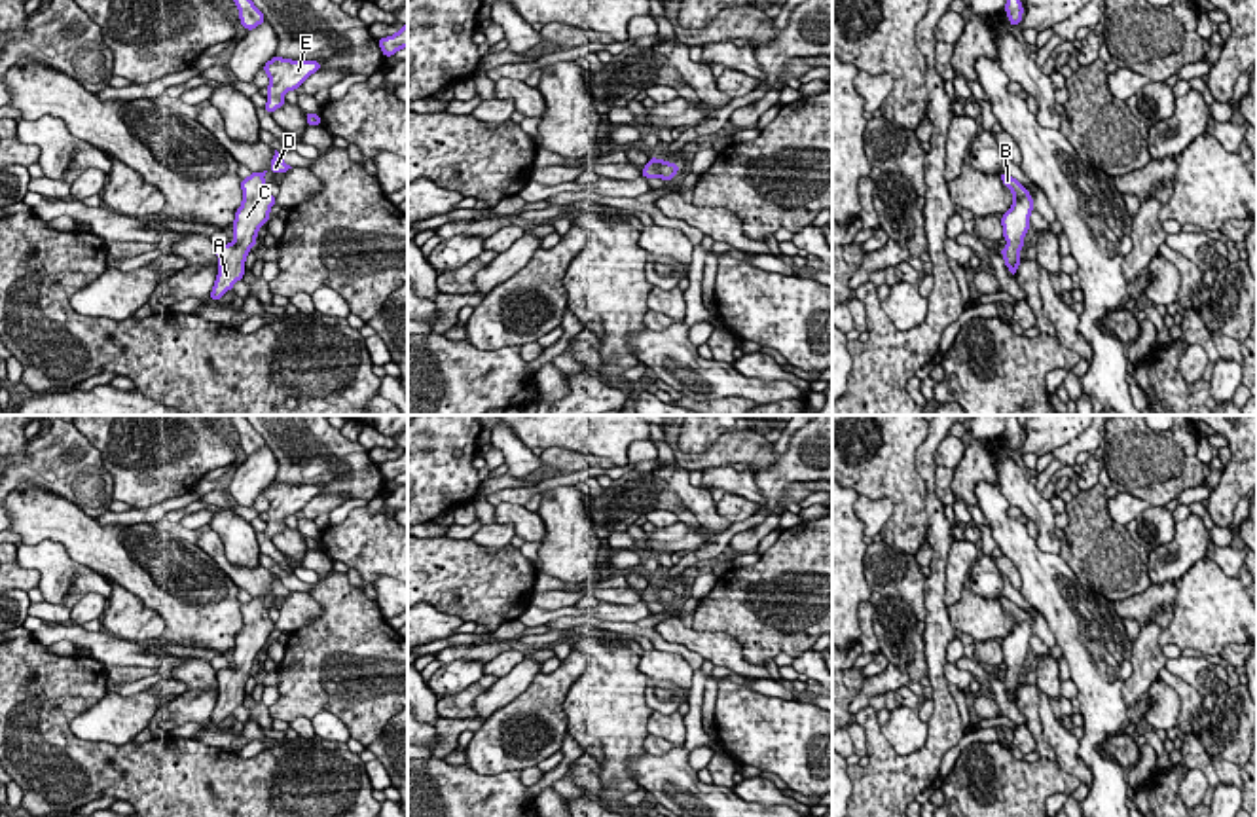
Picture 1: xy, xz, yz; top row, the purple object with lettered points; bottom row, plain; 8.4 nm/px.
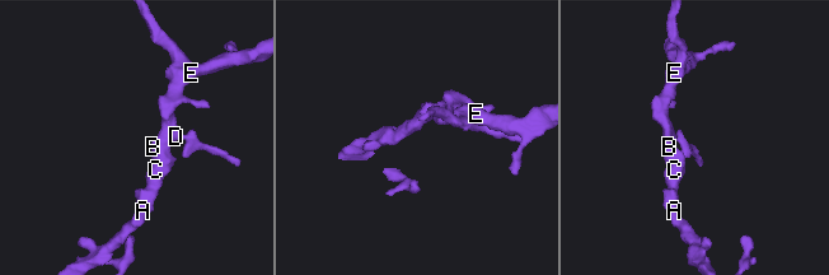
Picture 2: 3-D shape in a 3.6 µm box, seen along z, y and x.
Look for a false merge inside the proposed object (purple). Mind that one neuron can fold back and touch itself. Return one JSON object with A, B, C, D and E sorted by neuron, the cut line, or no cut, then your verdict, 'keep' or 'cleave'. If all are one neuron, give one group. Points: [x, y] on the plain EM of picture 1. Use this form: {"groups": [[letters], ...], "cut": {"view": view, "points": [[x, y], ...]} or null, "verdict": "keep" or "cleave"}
{"groups": [["A", "B", "C", "D", "E"]], "cut": null, "verdict": "keep"}

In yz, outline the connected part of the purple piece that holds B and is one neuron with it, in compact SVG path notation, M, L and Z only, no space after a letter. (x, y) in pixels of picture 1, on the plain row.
M999 597L1003 608L1014 620L1012 631L1003 639L1003 662L1007 663L1007 671L1001 673L1005 692L1011 694L1011 701L1016 701L1016 694L1020 690L1020 673L1024 671L1026 656L1029 654L1029 639L1033 635L1033 624L1029 614L1026 614L1016 603Z

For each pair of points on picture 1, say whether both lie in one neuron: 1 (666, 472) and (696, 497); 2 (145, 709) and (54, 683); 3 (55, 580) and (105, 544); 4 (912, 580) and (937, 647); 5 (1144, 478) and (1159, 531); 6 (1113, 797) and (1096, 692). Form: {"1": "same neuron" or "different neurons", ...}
{"1": "same neuron", "2": "different neurons", "3": "different neurons", "4": "different neurons", "5": "different neurons", "6": "same neuron"}

